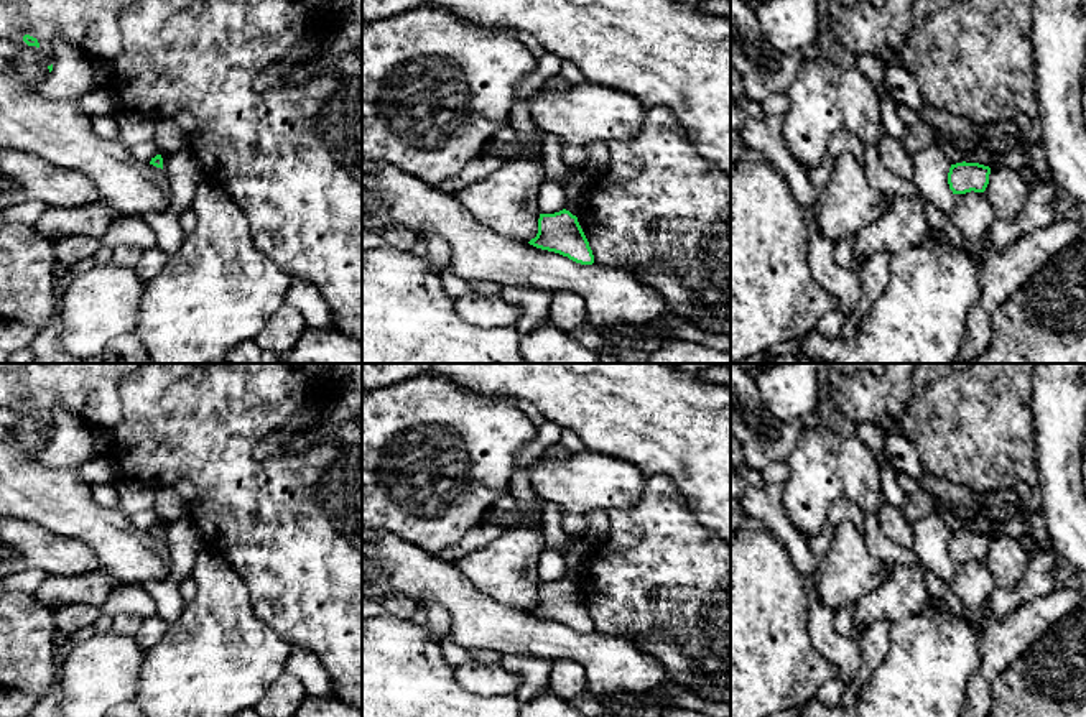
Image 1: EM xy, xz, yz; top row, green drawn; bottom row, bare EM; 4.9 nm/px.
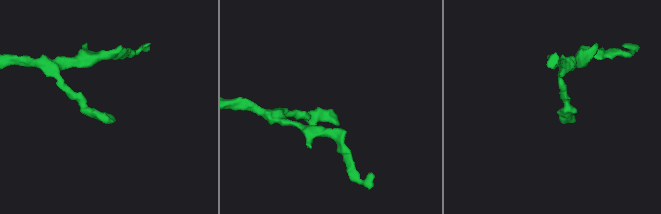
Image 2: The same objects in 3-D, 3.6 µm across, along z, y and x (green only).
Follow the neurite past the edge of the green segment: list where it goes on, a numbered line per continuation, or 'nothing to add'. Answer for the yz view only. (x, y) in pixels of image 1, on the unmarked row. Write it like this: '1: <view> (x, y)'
nothing to add

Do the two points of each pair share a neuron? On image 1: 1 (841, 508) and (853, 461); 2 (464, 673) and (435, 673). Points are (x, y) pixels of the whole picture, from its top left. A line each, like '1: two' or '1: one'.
1: two
2: two

